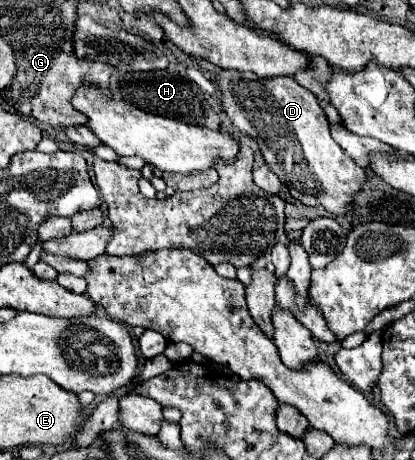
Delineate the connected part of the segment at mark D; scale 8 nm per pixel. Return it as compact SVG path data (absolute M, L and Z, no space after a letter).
M224 70L216 76L216 84L222 94L224 112L228 114L232 124L238 130L248 132L252 138L256 138L266 164L282 180L282 184L288 186L290 194L296 200L300 200L306 206L320 206L336 216L346 216L352 210L354 194L362 190L362 184L366 182L366 172L332 140L328 118L320 108L318 98L310 90L302 88L294 78L288 76L258 78L252 72L238 70Z

